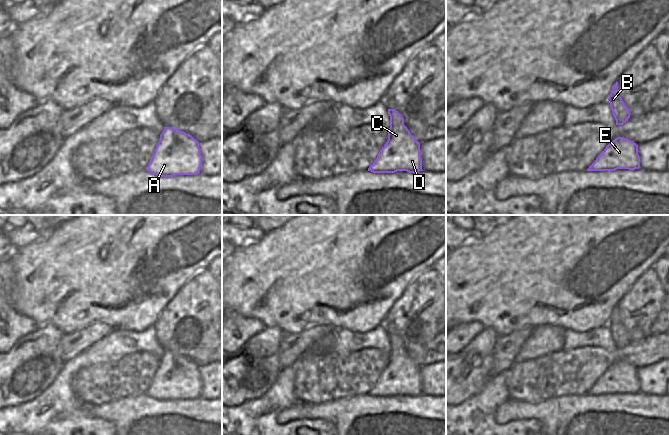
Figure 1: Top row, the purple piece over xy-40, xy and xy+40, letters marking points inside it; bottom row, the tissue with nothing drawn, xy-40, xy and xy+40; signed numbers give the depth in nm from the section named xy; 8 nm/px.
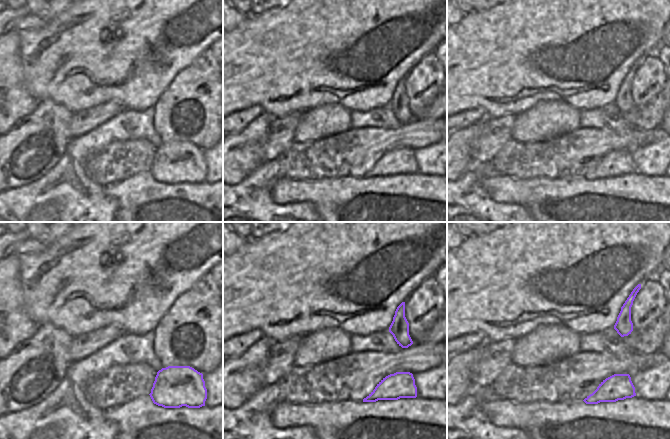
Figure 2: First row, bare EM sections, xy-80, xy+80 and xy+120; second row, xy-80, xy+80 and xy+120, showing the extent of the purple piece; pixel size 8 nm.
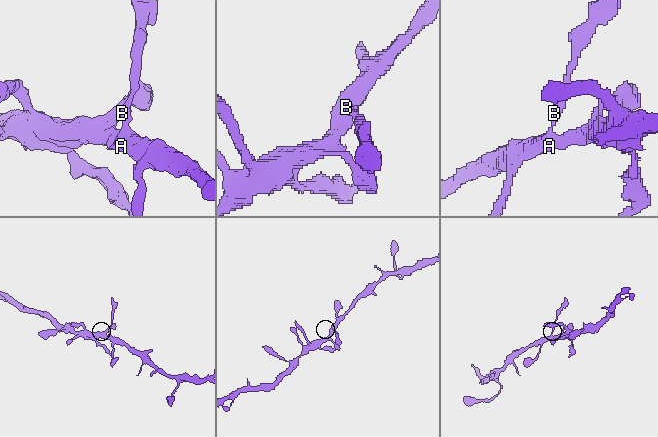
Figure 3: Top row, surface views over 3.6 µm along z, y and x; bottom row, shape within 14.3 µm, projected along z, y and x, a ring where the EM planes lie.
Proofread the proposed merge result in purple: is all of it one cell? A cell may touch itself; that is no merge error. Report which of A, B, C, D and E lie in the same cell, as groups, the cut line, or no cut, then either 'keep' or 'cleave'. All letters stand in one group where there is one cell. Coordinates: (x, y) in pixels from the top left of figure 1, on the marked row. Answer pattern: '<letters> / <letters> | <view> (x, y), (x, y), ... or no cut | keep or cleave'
A C D E / B | xy (403, 124), (397, 127), (390, 127) | cleave

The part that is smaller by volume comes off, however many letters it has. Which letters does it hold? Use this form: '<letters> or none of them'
B

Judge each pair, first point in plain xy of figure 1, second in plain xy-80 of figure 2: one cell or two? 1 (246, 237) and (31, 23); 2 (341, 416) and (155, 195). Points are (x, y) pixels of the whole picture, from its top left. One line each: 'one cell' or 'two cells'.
1: one cell
2: one cell

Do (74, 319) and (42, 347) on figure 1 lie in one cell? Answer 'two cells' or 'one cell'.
two cells

